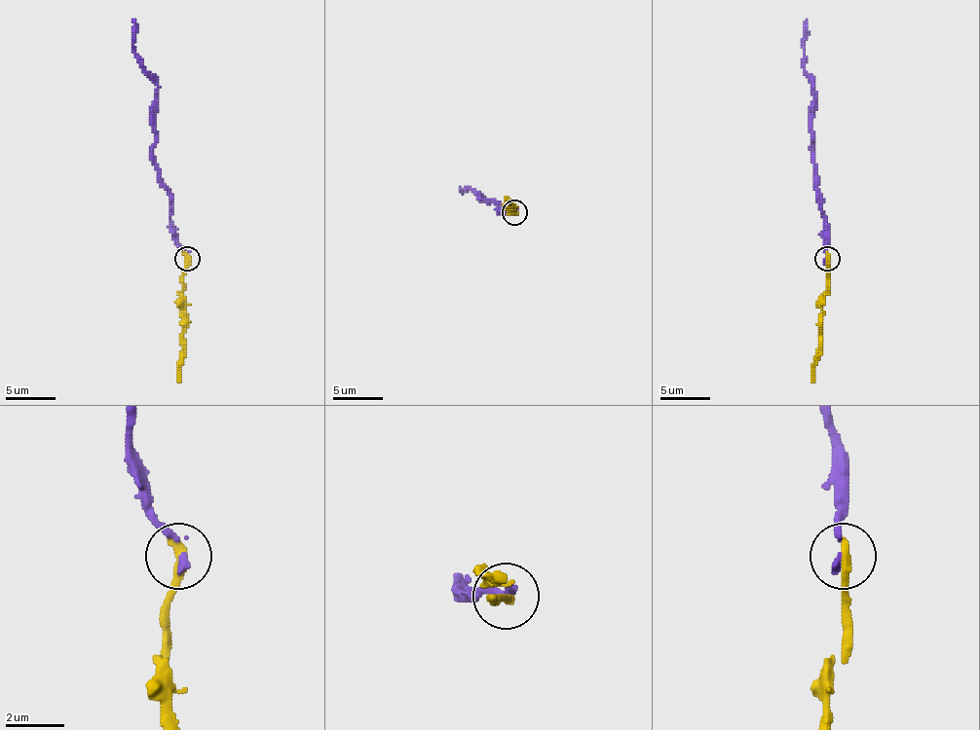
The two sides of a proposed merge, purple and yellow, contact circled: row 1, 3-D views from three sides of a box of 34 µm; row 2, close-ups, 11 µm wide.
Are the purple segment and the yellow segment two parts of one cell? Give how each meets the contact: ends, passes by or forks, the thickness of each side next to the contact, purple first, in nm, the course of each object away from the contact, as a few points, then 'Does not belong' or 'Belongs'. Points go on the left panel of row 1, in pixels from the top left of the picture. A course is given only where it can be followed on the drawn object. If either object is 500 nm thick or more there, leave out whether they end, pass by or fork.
At the ring purple ends. At the ring yellow ends. Thickness 220 nm (purple) against 420 nm. Course of purple: (187, 259), (172, 224), (169, 194), (165, 189), (153, 154), (158, 82), (145, 69), (135, 52), (132, 19). Course of yellow: (187, 259), (182, 276), (182, 359), (177, 382). Belongs

